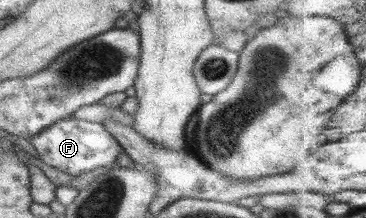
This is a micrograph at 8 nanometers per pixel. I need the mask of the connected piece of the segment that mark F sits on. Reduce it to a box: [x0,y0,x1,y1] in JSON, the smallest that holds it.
[29,119,123,175]

